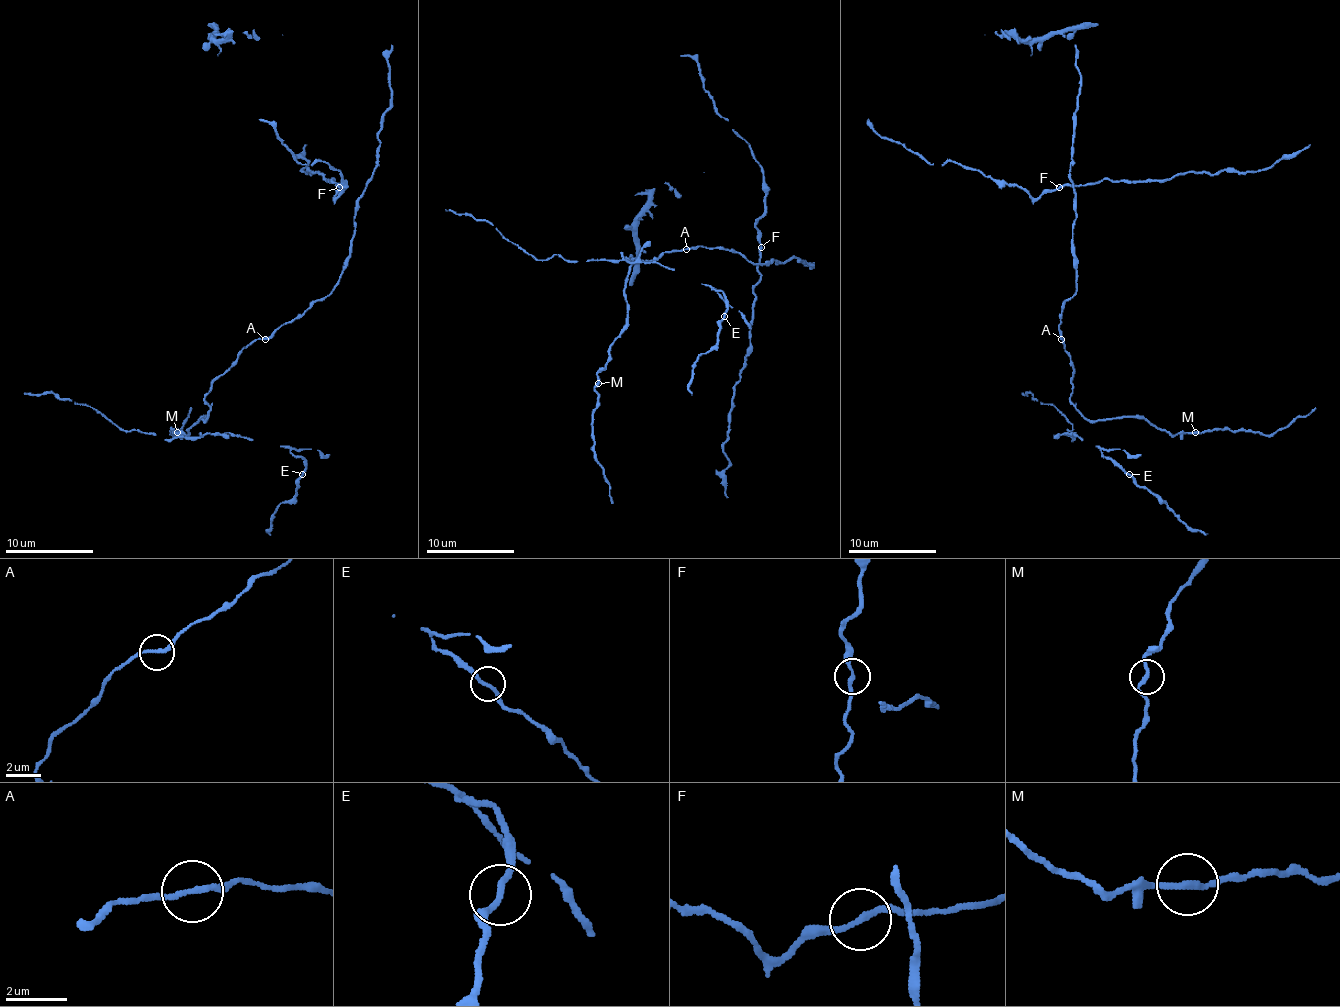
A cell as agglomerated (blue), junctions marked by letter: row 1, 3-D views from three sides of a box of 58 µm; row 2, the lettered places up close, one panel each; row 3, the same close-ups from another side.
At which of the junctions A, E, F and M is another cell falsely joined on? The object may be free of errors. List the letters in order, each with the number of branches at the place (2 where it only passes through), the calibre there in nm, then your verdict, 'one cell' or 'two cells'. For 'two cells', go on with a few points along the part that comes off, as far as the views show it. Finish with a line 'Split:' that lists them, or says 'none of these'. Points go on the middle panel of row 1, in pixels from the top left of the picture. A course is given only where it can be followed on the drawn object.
A: 2 branches meet; 190 nm thick; one cell
E: 2 branches meet; 200 nm thick; one cell
F: 2 branches meet; 200 nm thick; one cell
M: 2 branches meet; 200 nm thick; one cell
Split: none of these

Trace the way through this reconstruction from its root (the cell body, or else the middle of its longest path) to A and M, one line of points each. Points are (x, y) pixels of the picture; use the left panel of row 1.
A: (351, 238), (351, 256), (338, 285), (300, 315), (281, 324), (265, 339)
M: (351, 238), (338, 285), (267, 337), (250, 342), (204, 399), (208, 416), (186, 434), (177, 432)

